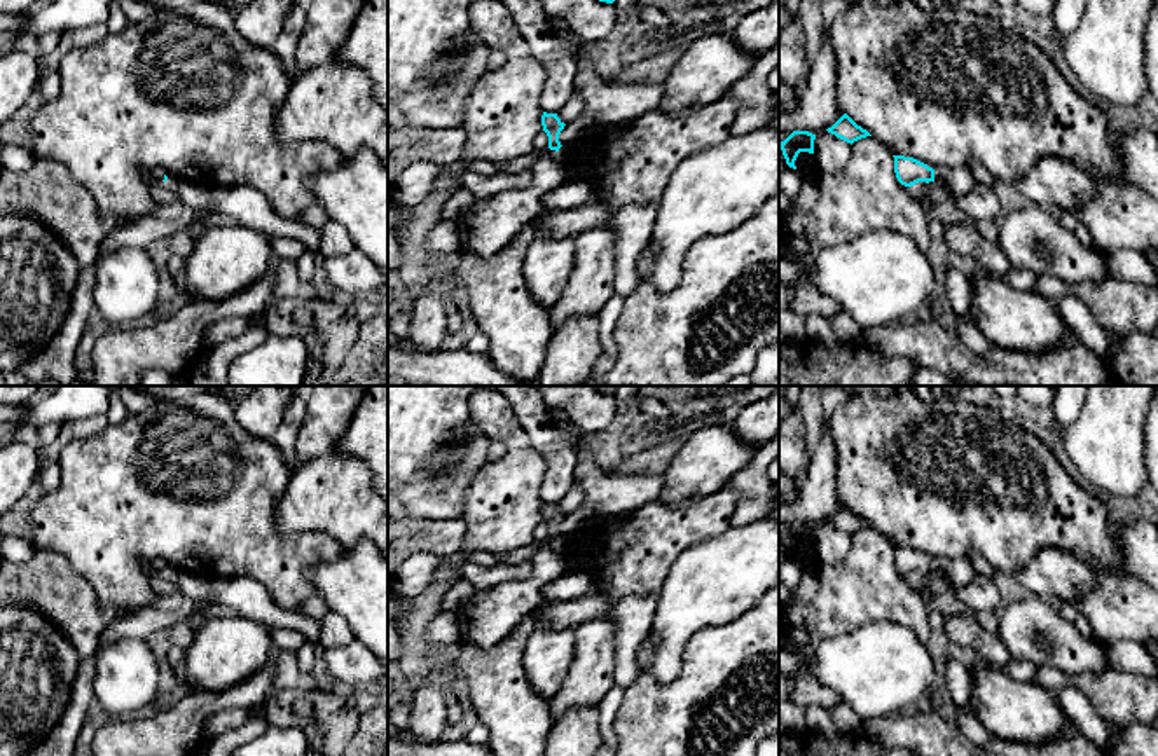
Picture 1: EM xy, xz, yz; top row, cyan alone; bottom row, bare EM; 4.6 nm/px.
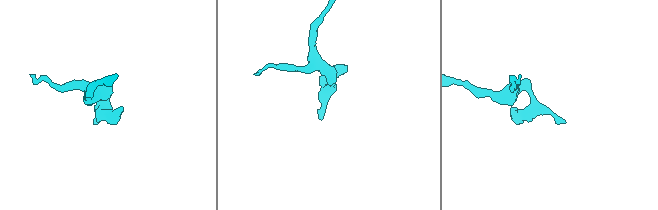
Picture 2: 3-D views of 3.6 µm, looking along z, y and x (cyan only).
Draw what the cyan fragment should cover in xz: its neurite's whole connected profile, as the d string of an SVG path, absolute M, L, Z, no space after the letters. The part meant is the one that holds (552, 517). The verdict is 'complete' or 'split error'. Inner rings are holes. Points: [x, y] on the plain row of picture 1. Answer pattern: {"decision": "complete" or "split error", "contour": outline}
{"decision": "split error", "contour": "M557 505L541 506L548 538L533 555L533 571L526 580L508 580L477 594L458 611L459 643L491 648L501 643L533 609L547 602L543 588L566 573L566 557L559 548L559 526L564 513Z"}

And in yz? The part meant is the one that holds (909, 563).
{"decision": "split error", "contour": "M893 548L896 569L905 578L912 578L919 573L938 573L945 576L954 587L964 587L969 585L976 576L968 557L933 560L913 548Z"}

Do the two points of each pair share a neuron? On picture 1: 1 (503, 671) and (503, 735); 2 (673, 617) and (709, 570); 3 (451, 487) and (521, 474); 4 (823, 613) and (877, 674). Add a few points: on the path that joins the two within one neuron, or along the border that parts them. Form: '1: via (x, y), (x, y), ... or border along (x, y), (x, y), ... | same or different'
1: via (503, 687), (503, 720) | same
2: via (685, 604), (706, 582) | same
3: border along (489, 461), (468, 486), (460, 517) | different
4: border along (882, 620), (825, 639), (811, 659) | different

